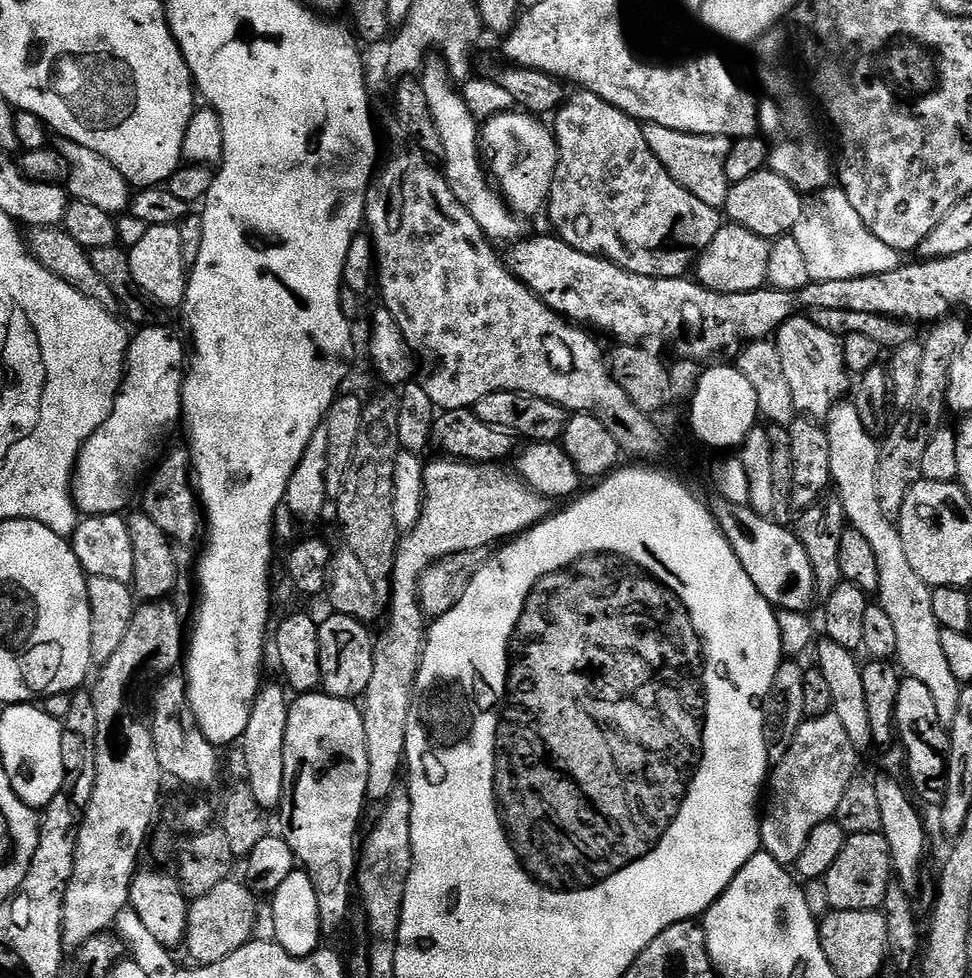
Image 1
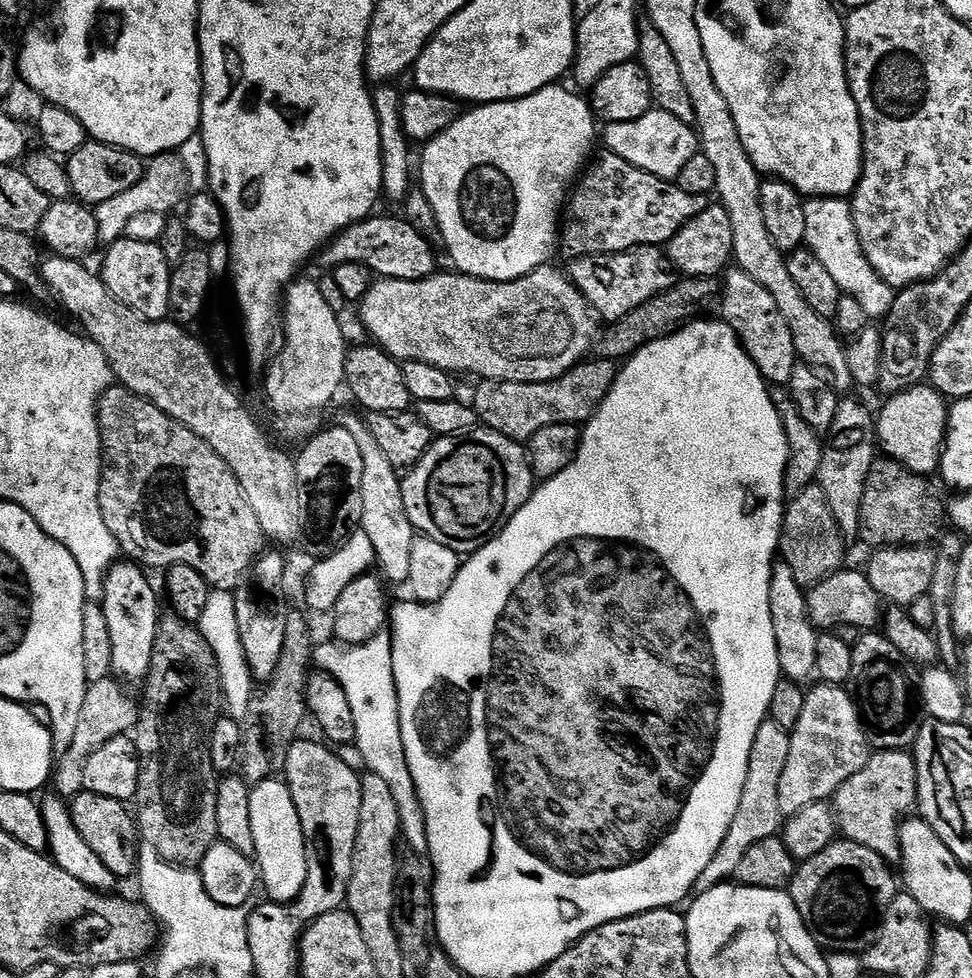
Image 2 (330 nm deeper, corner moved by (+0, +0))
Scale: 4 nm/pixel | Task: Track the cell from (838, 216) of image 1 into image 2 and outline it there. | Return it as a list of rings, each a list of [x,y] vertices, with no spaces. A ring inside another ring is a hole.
[[[814,196],[804,201],[806,210],[806,238],[804,243],[808,251],[826,266],[834,282],[838,282],[843,295],[854,298],[866,310],[869,318],[883,318],[888,315],[890,306],[894,306],[896,292],[876,273],[874,266],[862,254],[862,242],[858,242],[858,230],[854,230],[852,206],[847,199],[838,197]]]

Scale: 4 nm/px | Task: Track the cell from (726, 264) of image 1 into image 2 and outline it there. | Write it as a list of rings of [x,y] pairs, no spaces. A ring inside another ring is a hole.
[[[659,247],[631,248],[629,252],[614,252],[606,256],[581,256],[571,261],[570,279],[588,300],[593,312],[604,322],[626,318],[642,302],[650,302],[659,292],[674,283],[674,269]]]

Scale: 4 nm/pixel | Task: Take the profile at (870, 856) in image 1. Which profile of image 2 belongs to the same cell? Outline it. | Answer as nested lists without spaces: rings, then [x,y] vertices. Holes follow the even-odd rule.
[[[843,838],[826,846],[822,854],[803,861],[792,875],[790,885],[792,901],[798,906],[798,914],[802,914],[804,926],[828,954],[863,954],[878,938],[886,910],[897,894],[898,876],[888,861],[874,854],[874,850]]]

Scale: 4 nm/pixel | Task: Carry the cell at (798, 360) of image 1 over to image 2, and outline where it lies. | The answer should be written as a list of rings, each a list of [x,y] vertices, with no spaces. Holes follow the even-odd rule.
[[[739,270],[729,271],[723,277],[722,284],[723,323],[732,327],[734,334],[740,339],[740,345],[746,350],[754,366],[758,366],[758,370],[769,385],[791,385],[792,375],[798,363],[796,347],[790,328],[786,326],[786,318],[782,318],[778,310],[778,302],[774,302],[770,290],[754,282],[750,274]]]

